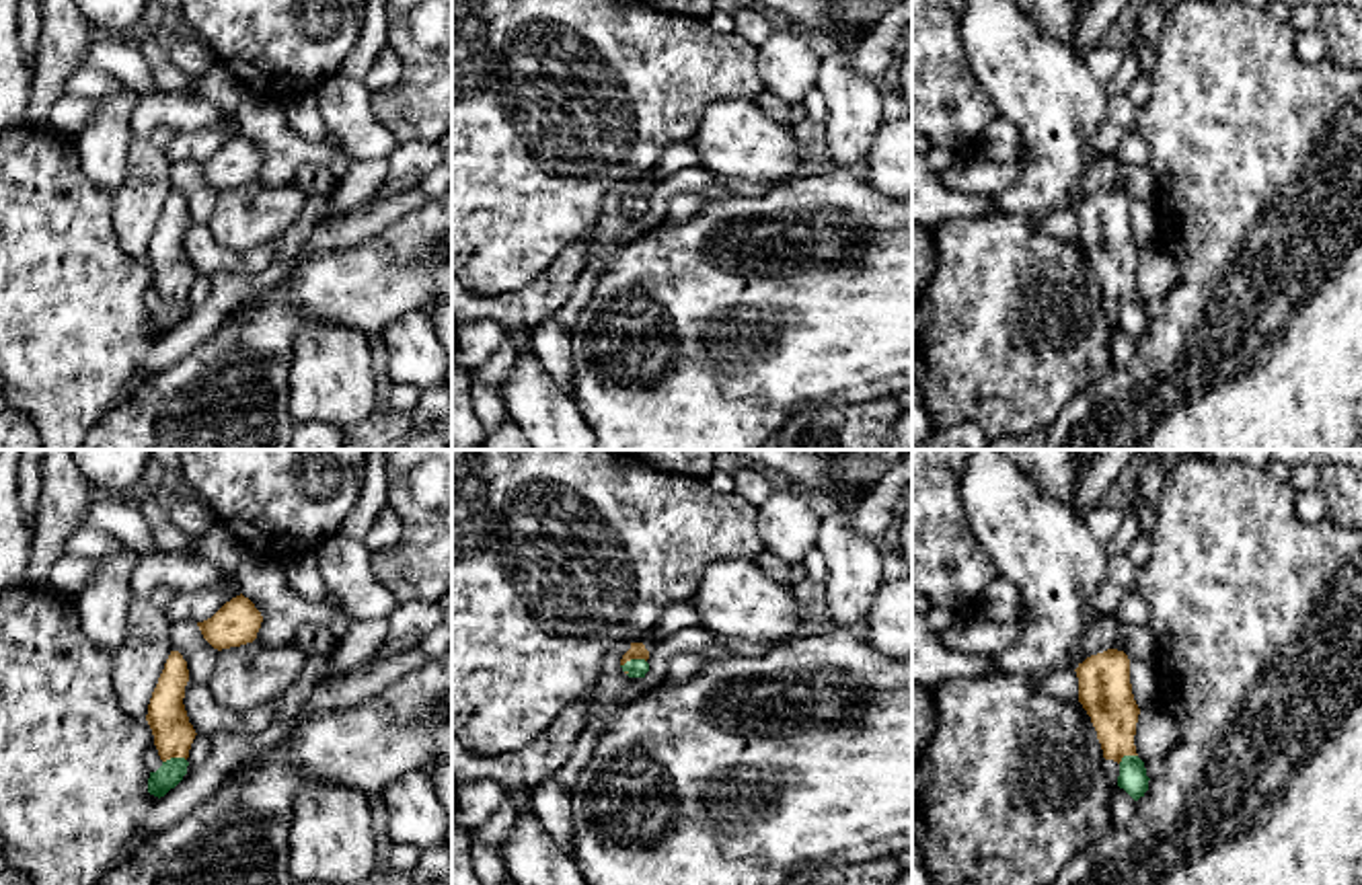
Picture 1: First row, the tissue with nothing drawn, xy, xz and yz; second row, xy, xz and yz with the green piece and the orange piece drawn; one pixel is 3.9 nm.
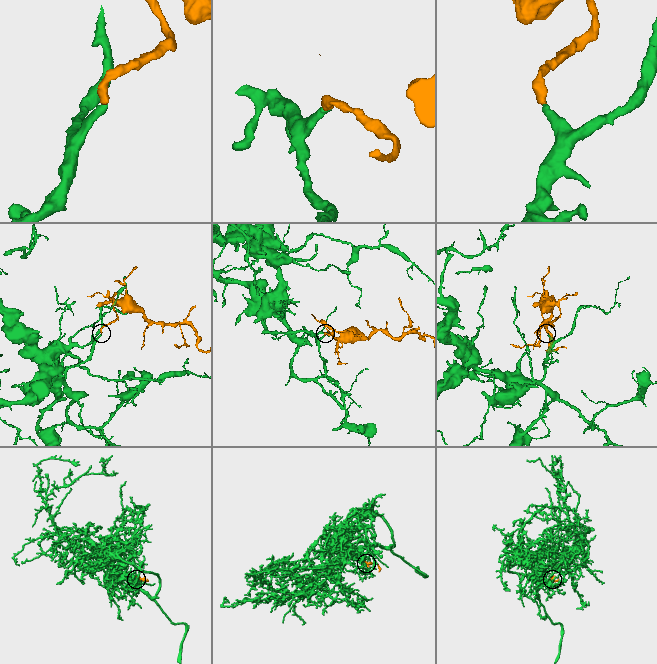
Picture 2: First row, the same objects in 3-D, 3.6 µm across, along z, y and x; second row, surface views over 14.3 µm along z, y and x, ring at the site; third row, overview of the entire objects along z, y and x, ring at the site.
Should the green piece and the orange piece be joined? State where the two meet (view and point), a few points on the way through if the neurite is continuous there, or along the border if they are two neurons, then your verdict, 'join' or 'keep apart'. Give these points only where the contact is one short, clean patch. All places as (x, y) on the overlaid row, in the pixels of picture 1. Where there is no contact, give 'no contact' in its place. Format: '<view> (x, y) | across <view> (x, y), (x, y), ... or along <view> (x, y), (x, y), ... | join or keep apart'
xz (633, 660) | across xz (637, 668), (633, 660), (637, 649) | join

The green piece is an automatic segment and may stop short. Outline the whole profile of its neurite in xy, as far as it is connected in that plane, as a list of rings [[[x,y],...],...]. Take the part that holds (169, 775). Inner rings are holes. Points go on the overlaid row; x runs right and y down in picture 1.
[[[171,651],[146,715],[162,760],[162,766],[150,772],[148,778],[148,793],[158,799],[175,788],[187,774],[189,749],[197,735],[183,704],[187,682],[187,661],[179,651]]]

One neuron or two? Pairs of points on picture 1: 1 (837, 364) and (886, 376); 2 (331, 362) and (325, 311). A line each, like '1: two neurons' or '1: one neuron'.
1: one neuron
2: two neurons

